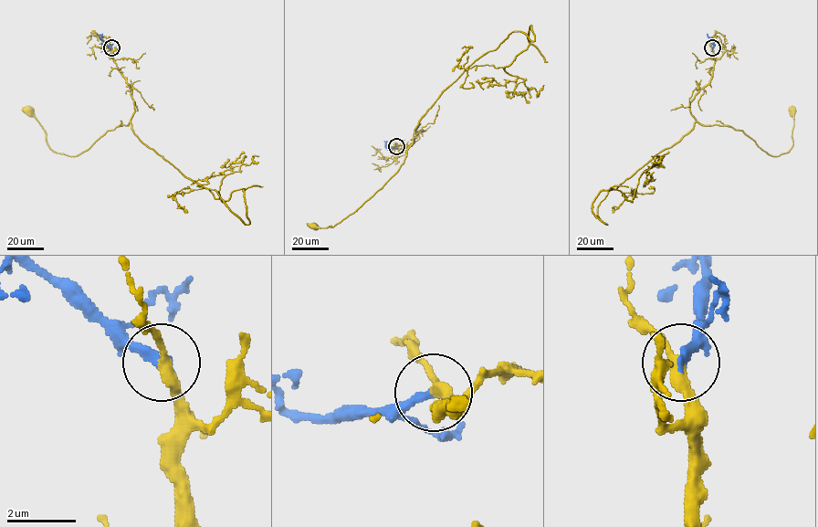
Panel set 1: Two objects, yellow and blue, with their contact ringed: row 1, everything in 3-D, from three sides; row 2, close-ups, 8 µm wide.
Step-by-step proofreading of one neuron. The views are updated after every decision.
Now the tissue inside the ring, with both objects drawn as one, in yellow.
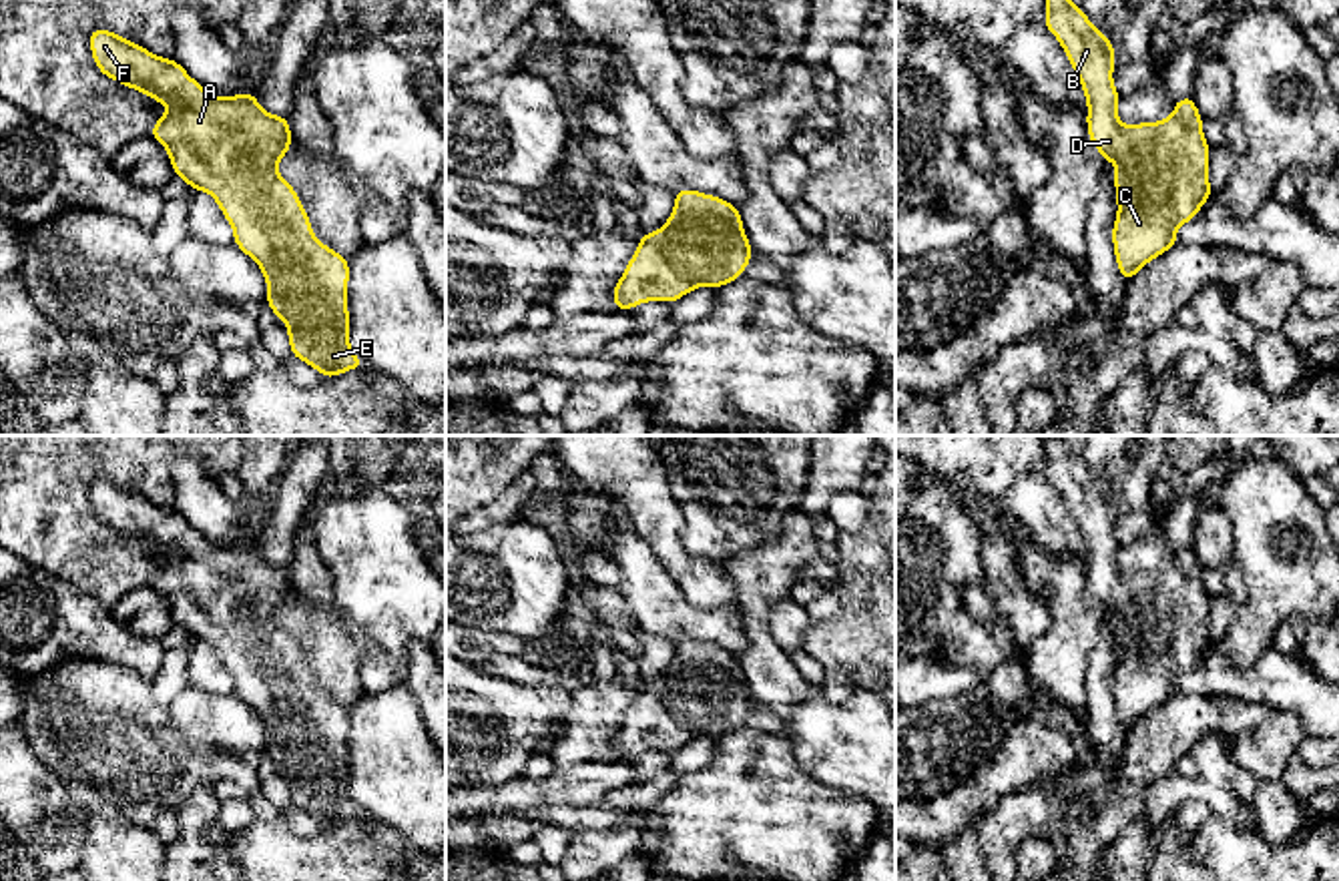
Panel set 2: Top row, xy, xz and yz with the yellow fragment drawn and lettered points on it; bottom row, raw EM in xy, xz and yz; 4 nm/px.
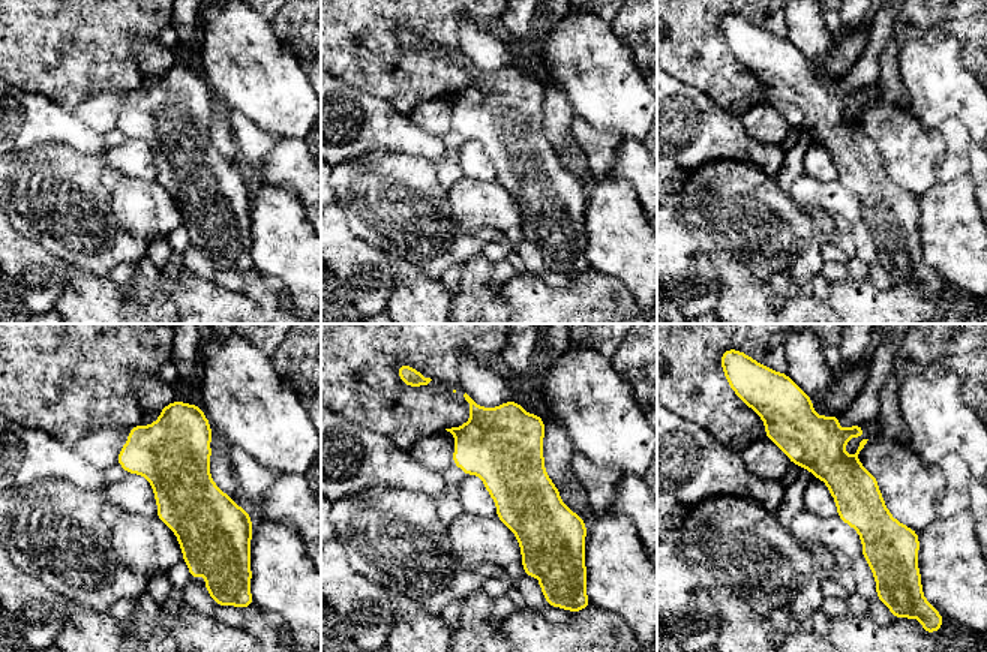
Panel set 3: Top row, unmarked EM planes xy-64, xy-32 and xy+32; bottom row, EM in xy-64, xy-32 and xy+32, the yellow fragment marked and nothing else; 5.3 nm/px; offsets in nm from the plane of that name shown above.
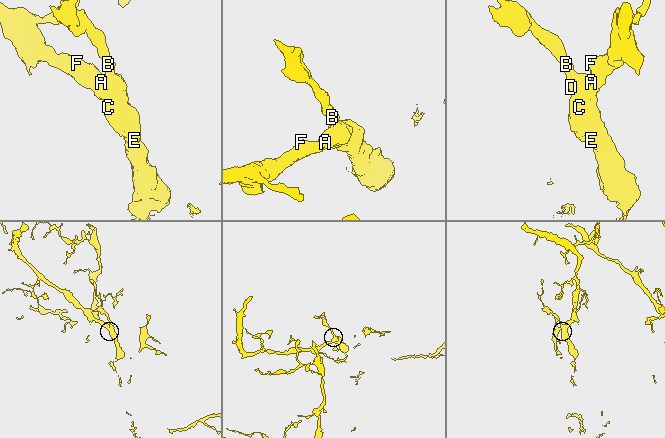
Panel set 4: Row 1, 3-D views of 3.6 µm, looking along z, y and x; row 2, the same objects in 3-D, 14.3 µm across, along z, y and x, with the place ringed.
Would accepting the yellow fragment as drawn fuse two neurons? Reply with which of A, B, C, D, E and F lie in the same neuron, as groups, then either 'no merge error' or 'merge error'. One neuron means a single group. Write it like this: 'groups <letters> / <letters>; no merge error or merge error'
groups A B C D E F; no merge error

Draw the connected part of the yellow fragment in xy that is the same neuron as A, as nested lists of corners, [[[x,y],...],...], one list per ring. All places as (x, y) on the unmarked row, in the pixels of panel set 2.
[[[106,478],[90,480],[88,492],[94,514],[106,528],[137,538],[159,554],[175,556],[159,566],[149,586],[167,598],[173,622],[185,628],[191,640],[205,640],[217,650],[233,676],[233,692],[259,714],[267,730],[265,751],[277,769],[285,769],[291,805],[325,829],[365,817],[349,797],[349,708],[313,684],[299,644],[277,620],[293,594],[289,568],[265,562],[257,542],[219,548],[177,510],[155,506]]]

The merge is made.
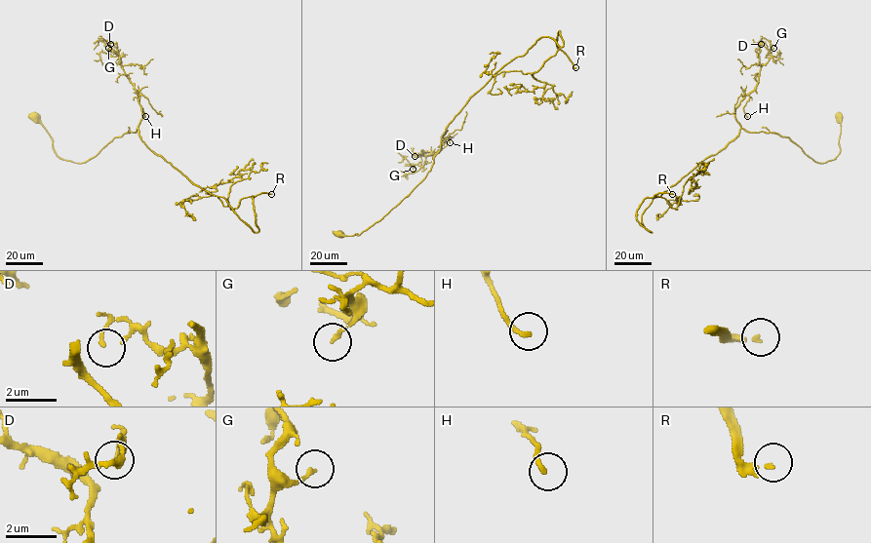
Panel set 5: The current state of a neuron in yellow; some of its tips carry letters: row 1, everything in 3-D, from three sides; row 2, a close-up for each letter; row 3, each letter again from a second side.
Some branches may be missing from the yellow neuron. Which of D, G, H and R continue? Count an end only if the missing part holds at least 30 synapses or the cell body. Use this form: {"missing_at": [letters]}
{"missing_at": ["R"]}

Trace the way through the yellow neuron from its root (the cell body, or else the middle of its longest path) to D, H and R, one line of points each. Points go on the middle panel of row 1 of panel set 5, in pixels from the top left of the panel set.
D: (338, 234), (359, 235), (405, 198), (430, 170), (447, 131), (423, 166), (415, 156)
H: (338, 234), (359, 235), (380, 220), (423, 178), (446, 131), (443, 144), (446, 138), (450, 142)
R: (338, 234), (359, 235), (405, 198), (466, 102), (540, 38), (562, 46), (560, 31), (557, 46), (575, 67)

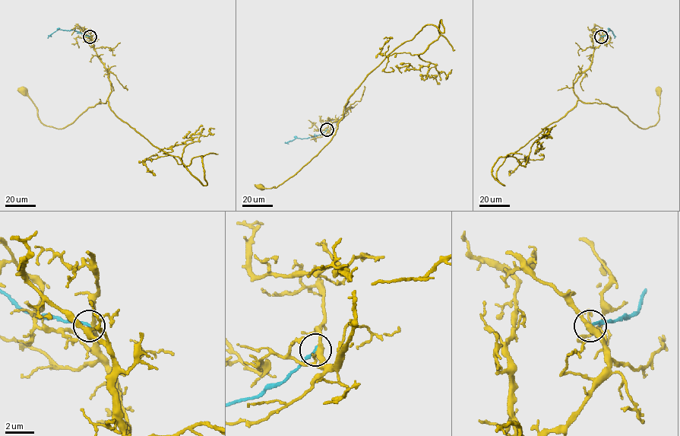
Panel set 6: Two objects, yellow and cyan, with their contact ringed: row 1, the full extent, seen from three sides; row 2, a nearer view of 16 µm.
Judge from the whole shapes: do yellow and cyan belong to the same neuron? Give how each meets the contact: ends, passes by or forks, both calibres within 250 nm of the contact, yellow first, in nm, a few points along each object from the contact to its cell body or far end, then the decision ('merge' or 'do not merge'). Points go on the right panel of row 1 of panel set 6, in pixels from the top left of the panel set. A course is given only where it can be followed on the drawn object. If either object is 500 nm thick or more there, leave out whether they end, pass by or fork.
yellow passes by; cyan ends there; 380 nm thick on the yellow side, 200 nm on the other; yellow runs (601, 36), (590, 66), (574, 84), (579, 100), (616, 106), (646, 128), (658, 121), (659, 89); cyan runs (601, 36), (605, 36), (609, 29), (614, 38); do not merge

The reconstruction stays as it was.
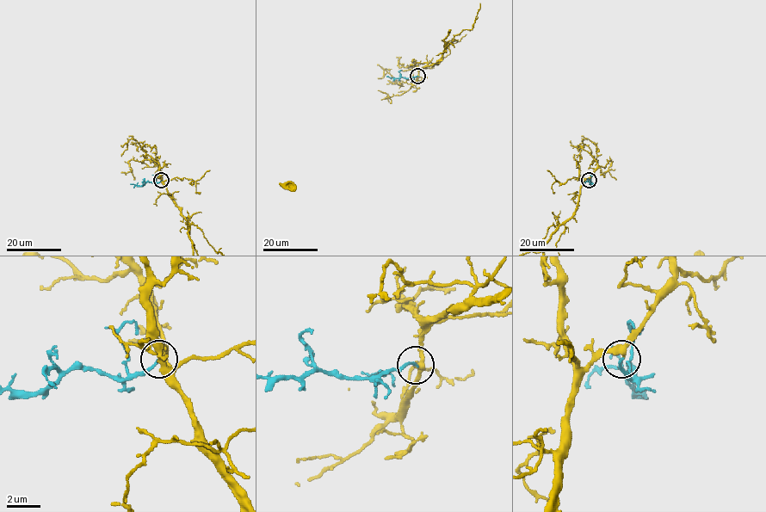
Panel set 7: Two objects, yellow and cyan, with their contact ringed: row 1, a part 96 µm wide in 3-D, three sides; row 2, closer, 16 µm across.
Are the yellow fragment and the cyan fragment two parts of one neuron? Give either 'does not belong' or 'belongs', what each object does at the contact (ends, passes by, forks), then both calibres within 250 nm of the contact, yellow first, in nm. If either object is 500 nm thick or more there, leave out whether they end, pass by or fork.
belongs; yellow passes by; cyan ends there; 240 nm thick on the yellow side, 150 nm on the other

